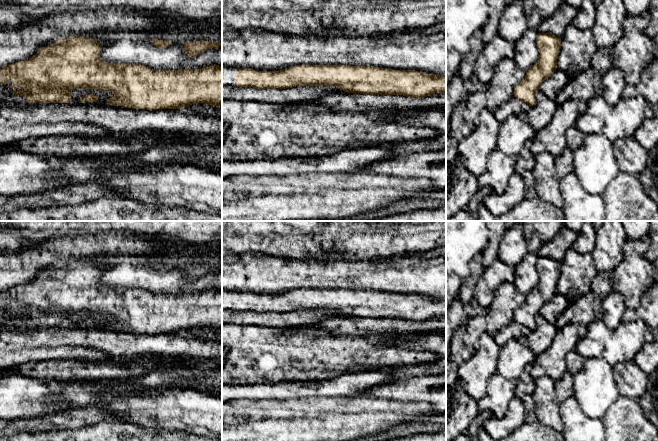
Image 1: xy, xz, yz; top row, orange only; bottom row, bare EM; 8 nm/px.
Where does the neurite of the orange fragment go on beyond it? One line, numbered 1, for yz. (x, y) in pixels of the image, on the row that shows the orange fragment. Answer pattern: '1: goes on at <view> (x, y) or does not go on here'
1: does not go on here

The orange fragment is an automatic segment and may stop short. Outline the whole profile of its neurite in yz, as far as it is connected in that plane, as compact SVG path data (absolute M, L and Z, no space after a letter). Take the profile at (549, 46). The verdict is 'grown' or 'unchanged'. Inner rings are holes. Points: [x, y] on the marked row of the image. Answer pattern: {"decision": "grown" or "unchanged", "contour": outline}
{"decision": "unchanged", "contour": "M538 33L537 48L540 53L537 62L526 71L525 78L514 89L514 96L531 107L536 104L535 91L557 69L561 38L552 33Z"}

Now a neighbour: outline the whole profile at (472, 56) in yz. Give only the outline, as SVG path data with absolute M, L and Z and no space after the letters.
M477 30L476 32L474 32L469 42L470 51L466 55L462 56L458 72L458 74L460 74L465 80L473 75L475 63L484 46L482 42L481 30Z

